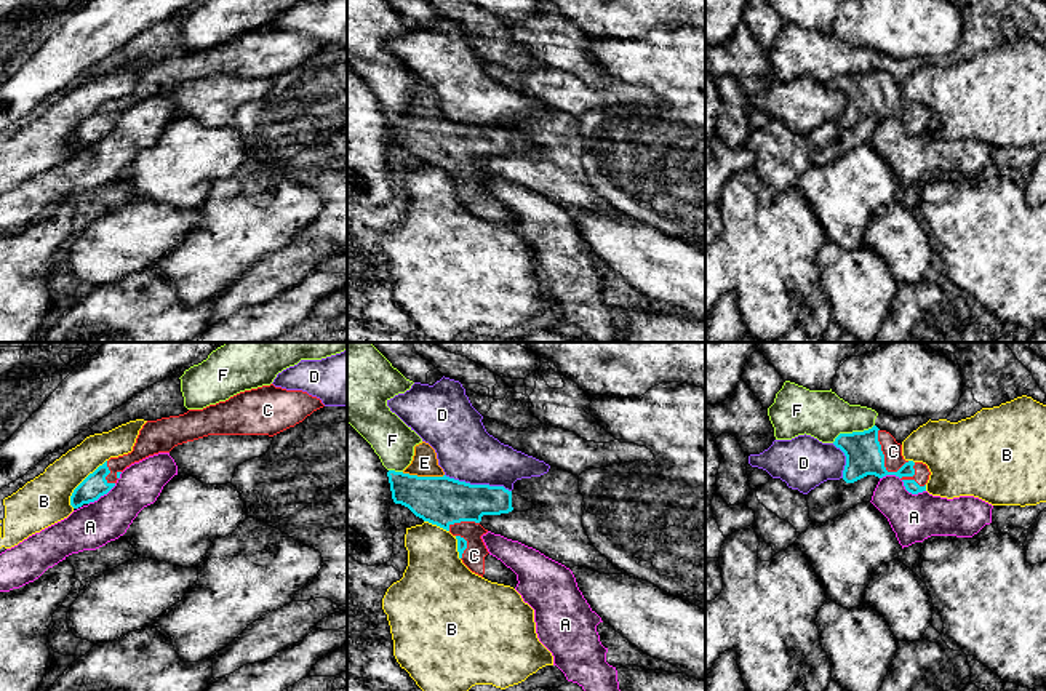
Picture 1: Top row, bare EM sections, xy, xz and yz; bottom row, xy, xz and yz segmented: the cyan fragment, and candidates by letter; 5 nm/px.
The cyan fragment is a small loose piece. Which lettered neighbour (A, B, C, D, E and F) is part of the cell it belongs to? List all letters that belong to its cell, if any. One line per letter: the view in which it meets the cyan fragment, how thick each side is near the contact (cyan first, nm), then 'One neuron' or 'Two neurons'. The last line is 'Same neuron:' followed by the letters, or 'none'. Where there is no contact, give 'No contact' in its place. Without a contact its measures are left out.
A: Touches cyan in yz. Thickness 70 nm (cyan) against 240 nm. Two neurons
B: Touches cyan in xy. Thickness 120 nm (cyan) against 260 nm. Two neurons
C: Touches cyan in yz. Thickness 190 nm (cyan) against 100 nm. One neuron
D: Touches cyan in xz. Thickness 240 nm (cyan) against 300 nm. Two neurons
E: Touches cyan in xz. Thickness 240 nm (cyan) against 130 nm. One neuron
F: Touches cyan in yz. Thickness 190 nm (cyan) against 240 nm. Two neurons
Same neuron: C, E

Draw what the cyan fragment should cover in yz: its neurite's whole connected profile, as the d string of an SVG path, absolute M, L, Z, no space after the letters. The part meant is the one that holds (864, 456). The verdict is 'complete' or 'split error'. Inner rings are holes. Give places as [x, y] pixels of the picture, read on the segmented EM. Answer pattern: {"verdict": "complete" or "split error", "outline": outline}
{"verdict": "split error", "outline": "M873 425L864 432L840 433L833 445L846 456L843 480L854 483L867 475L883 478L896 475L908 493L926 491L929 469L923 462L905 461L902 445L886 432Z"}

